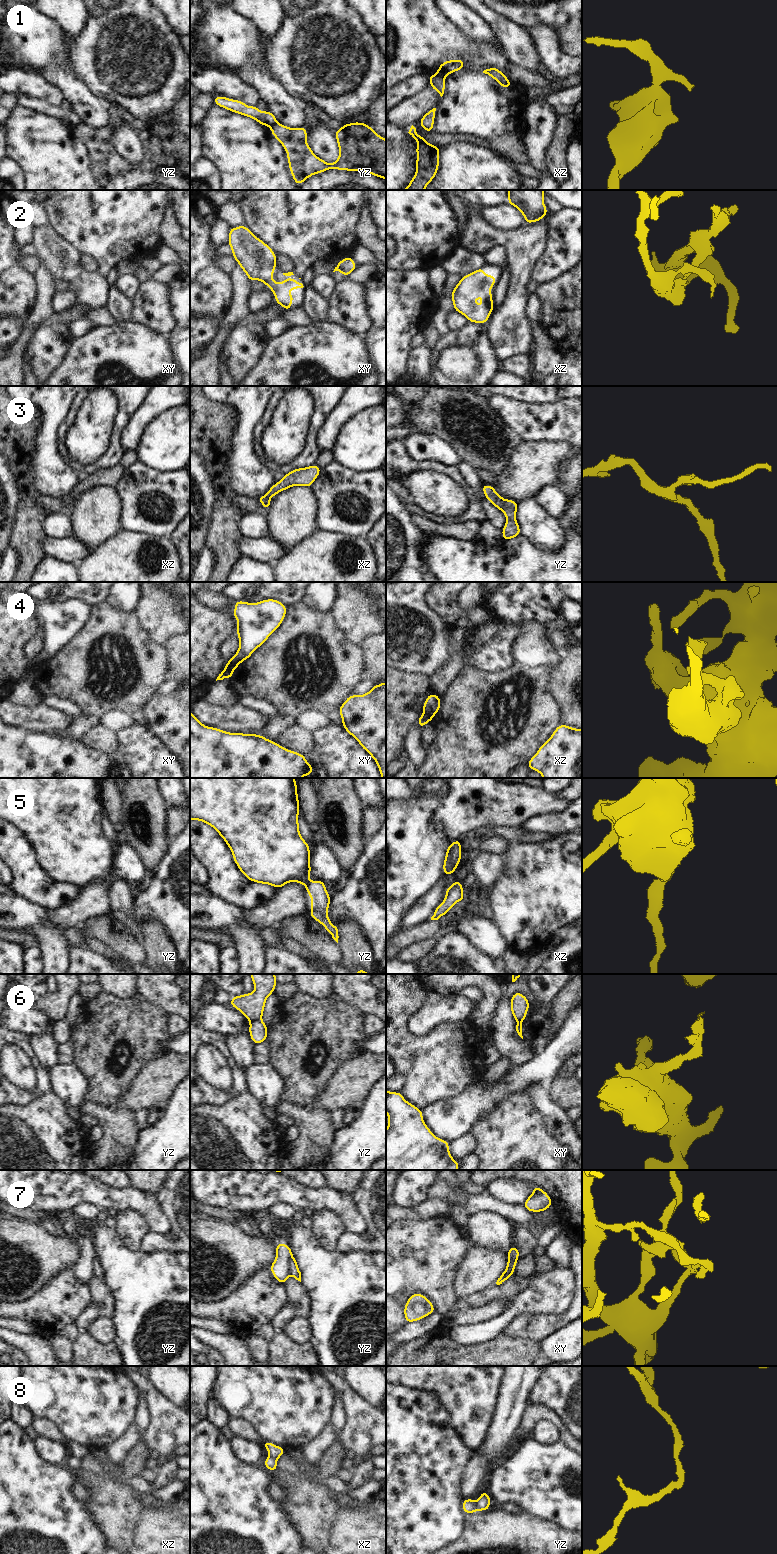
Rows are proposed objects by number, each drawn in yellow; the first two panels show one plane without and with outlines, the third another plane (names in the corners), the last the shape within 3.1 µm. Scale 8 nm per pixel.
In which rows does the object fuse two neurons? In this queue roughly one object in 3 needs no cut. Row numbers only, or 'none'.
1, 4, 6, 7, 8

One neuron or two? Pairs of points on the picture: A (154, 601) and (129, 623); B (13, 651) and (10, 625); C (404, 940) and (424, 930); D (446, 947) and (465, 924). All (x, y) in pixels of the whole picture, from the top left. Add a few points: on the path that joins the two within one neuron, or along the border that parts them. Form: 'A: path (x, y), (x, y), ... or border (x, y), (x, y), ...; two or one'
A: border (133, 612), (141, 627), (150, 636); two
B: path (10, 645), (10, 631); one
C: path (409, 936), (419, 932); one
D: border (454, 929), (461, 933), (475, 947); two

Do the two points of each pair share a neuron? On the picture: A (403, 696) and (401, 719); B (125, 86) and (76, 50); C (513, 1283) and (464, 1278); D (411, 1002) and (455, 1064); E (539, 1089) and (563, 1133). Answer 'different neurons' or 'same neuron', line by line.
A: same neuron
B: same neuron
C: different neurons
D: same neuron
E: same neuron

